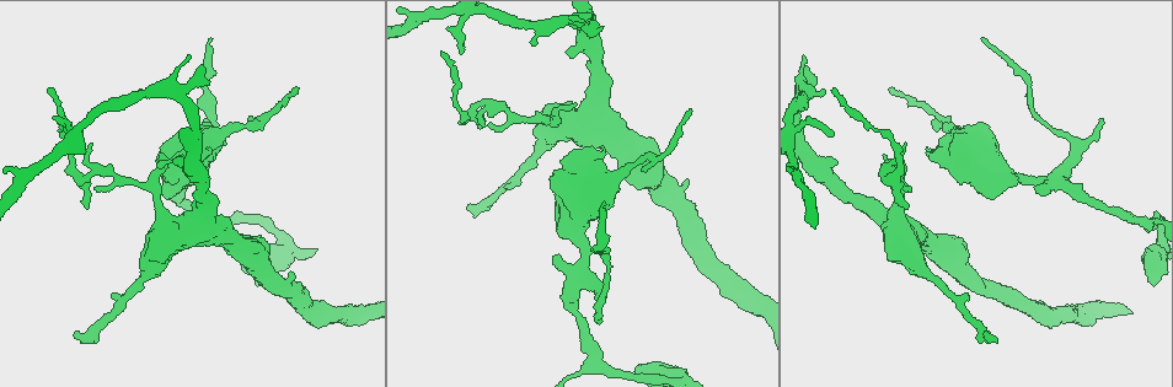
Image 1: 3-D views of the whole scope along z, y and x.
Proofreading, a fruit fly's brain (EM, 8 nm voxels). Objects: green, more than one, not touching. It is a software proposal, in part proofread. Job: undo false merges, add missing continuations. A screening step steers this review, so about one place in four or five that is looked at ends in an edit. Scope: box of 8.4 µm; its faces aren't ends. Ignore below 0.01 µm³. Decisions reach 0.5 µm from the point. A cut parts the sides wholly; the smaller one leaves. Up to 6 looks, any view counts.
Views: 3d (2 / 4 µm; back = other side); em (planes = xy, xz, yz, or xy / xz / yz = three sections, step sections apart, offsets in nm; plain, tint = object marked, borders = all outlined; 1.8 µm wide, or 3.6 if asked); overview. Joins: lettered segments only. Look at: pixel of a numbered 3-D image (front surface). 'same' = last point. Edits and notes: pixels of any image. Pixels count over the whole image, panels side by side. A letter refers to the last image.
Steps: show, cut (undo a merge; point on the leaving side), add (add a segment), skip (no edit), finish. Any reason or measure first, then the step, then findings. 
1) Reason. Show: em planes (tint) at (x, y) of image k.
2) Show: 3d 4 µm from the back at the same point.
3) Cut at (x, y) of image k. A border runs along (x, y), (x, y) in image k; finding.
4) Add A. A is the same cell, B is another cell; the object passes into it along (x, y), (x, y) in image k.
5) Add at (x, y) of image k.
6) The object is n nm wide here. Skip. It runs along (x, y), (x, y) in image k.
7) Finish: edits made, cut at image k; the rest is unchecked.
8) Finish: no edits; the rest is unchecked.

Abrupt turn. Show: em 3.6 µm planes (borders) at (1043, 179) of image 1.

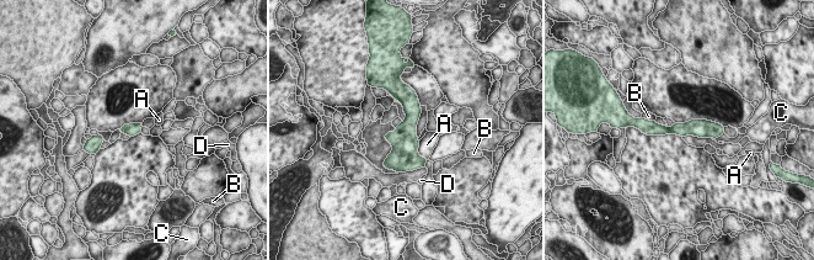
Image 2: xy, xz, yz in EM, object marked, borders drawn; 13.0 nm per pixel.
Skip. A, B, C and D are other cells; a border runs along (421, 106), (417, 138) in image 2; continuous, no second neuron.

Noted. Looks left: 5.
Sharp bend. Show: 3d 2 µm at (593, 358) of image 1.

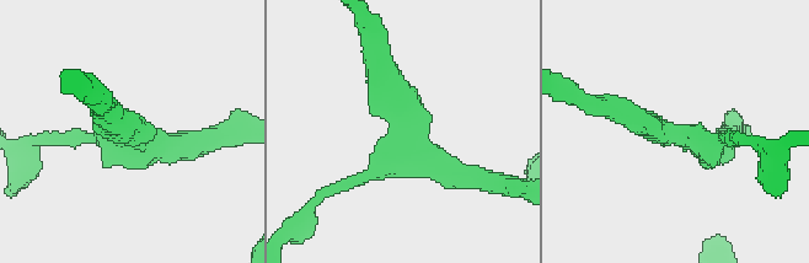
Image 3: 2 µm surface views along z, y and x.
3 arms meet here. Show: em yz step 4 (borders) at (681, 129) of image 3.

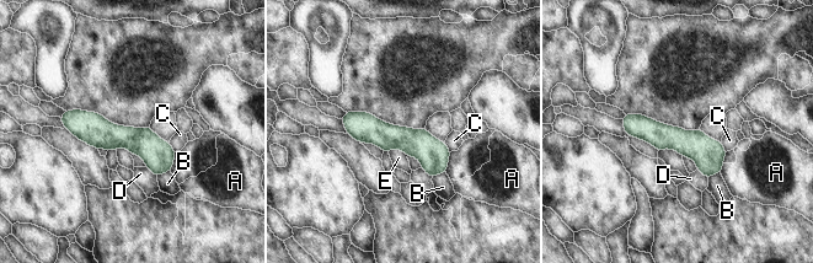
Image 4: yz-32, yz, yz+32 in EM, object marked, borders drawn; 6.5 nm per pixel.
Skip. A, B, C, D and E are other cells; a border runs along (658, 150), (674, 149), (682, 156) in image 4; one neuron here.

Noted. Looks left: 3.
Branch stops here. Show: 3d 4 µm at (605, 204) of image 1.

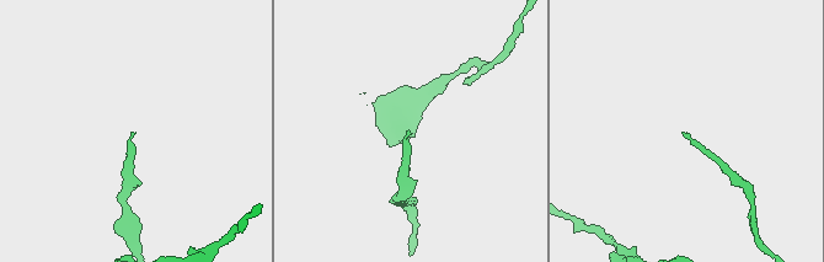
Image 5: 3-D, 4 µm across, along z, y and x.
Need the tissue. Show: em yz step 4 (borders) at (135, 132) of image 5.

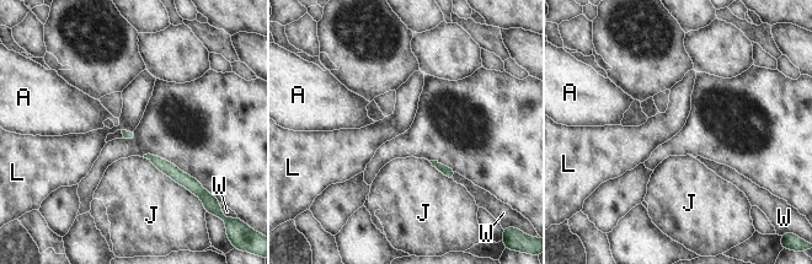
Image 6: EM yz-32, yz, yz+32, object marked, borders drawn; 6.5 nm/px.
Show: em planes (borders) at the same point.

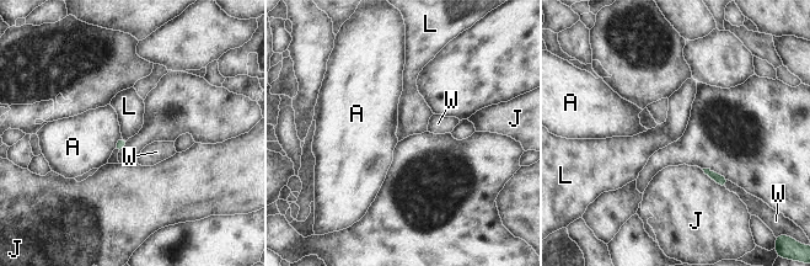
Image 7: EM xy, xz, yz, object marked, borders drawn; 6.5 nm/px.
Skip. A, J, L and W are other cells; a border runs along (122, 137), (127, 139) in image 7; none of them fits.

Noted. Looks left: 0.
Finish: no edits; the rest is unchecked.

